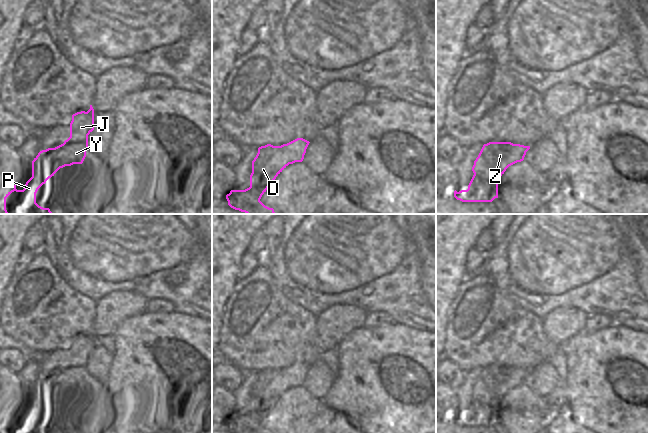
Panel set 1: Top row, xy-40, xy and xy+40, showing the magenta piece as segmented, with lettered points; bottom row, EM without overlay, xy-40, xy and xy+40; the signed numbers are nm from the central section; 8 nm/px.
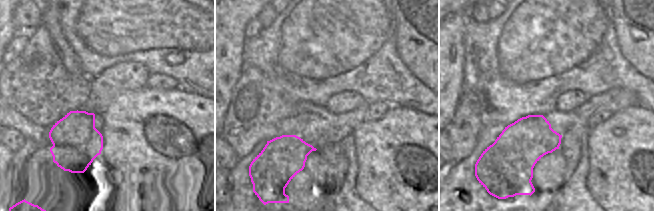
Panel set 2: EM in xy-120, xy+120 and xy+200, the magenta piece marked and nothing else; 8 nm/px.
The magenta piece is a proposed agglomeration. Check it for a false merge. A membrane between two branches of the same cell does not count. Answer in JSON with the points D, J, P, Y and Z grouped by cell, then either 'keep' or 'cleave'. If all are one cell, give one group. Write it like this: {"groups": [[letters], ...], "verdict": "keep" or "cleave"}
{"groups": [["D", "P", "Z"], ["J", "Y"]], "verdict": "cleave"}

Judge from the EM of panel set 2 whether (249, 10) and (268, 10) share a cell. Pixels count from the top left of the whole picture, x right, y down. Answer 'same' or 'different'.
different

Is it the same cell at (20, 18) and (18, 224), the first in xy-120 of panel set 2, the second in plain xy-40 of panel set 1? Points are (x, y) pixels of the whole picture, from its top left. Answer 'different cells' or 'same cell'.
different cells

